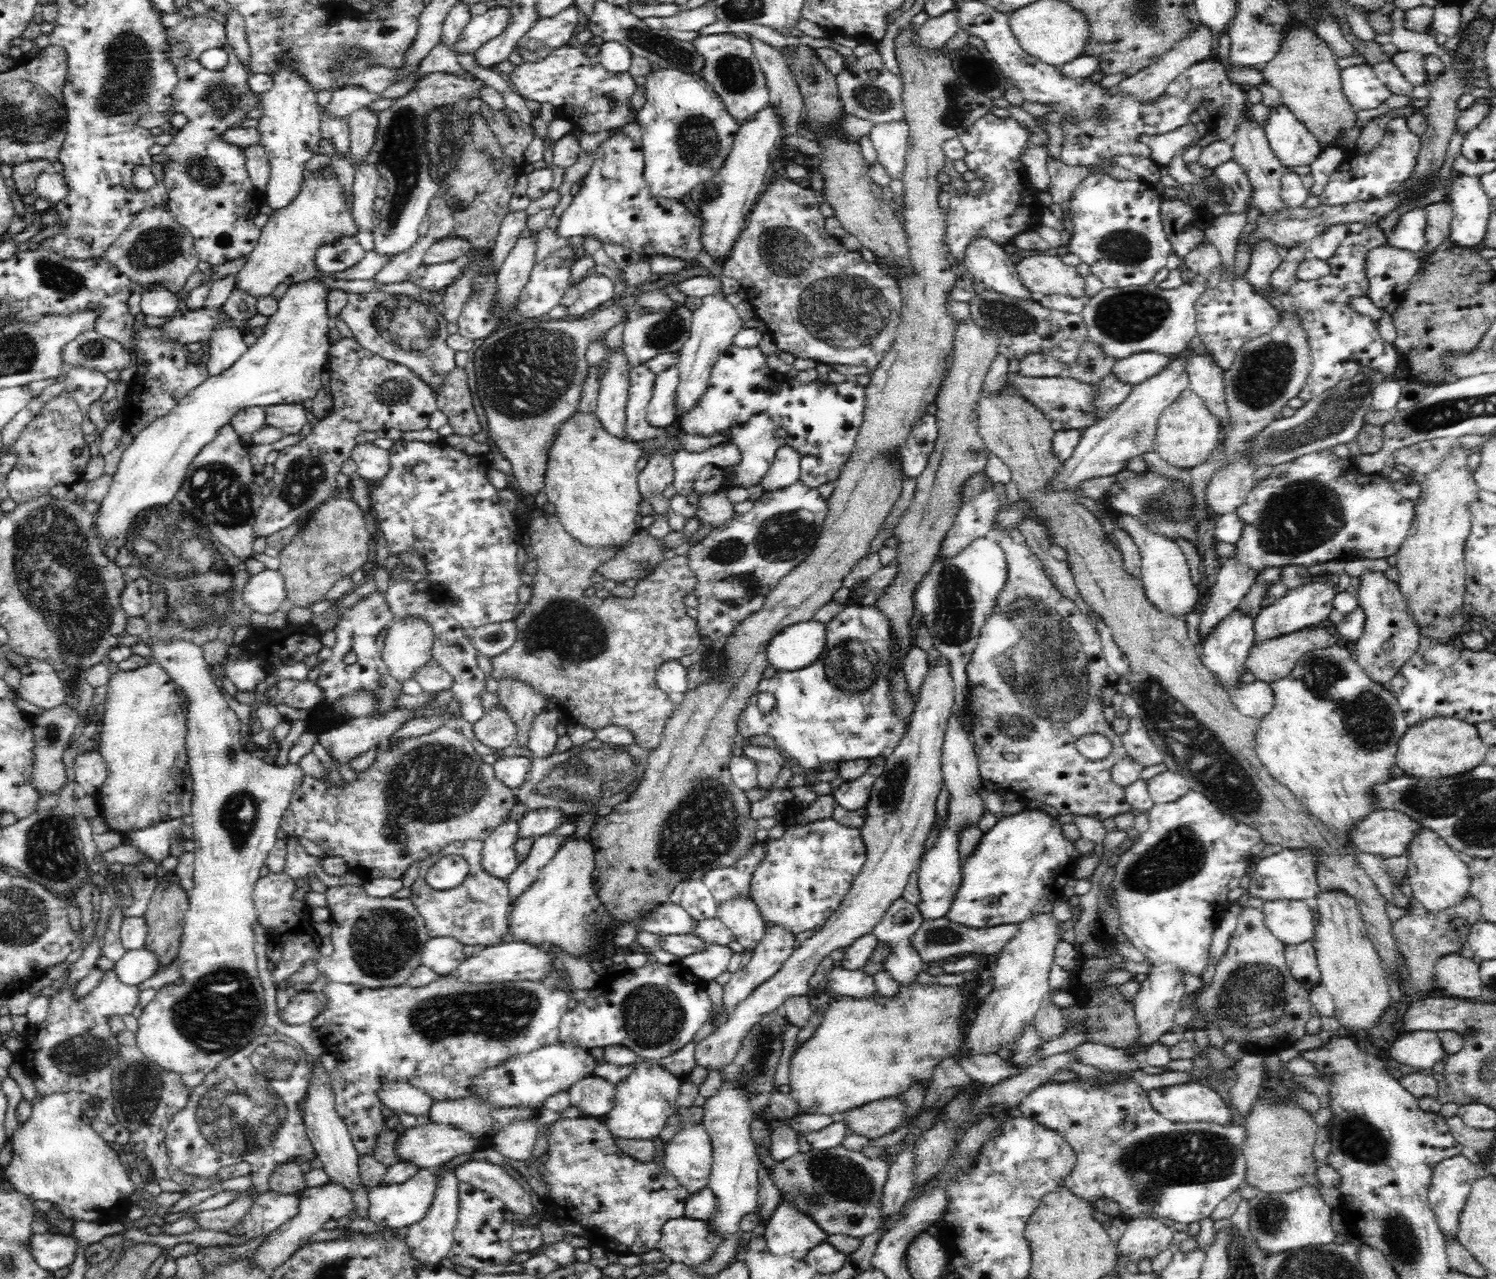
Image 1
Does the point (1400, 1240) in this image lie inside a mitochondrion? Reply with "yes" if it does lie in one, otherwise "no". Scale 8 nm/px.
yes

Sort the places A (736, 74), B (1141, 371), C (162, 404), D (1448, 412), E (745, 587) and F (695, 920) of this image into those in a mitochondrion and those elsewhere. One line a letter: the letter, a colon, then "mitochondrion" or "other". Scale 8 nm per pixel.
A: mitochondrion
B: other
C: other
D: mitochondrion
E: mitochondrion
F: other

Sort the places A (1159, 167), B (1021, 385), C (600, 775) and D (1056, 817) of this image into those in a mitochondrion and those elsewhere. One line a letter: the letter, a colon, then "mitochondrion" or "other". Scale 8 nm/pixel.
A: other
B: other
C: mitochondrion
D: other

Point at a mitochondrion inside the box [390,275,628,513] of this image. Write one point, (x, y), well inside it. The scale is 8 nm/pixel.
(524, 374)

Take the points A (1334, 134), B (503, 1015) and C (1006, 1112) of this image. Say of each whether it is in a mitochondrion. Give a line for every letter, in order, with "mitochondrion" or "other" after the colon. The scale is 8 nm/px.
A: other
B: mitochondrion
C: other

